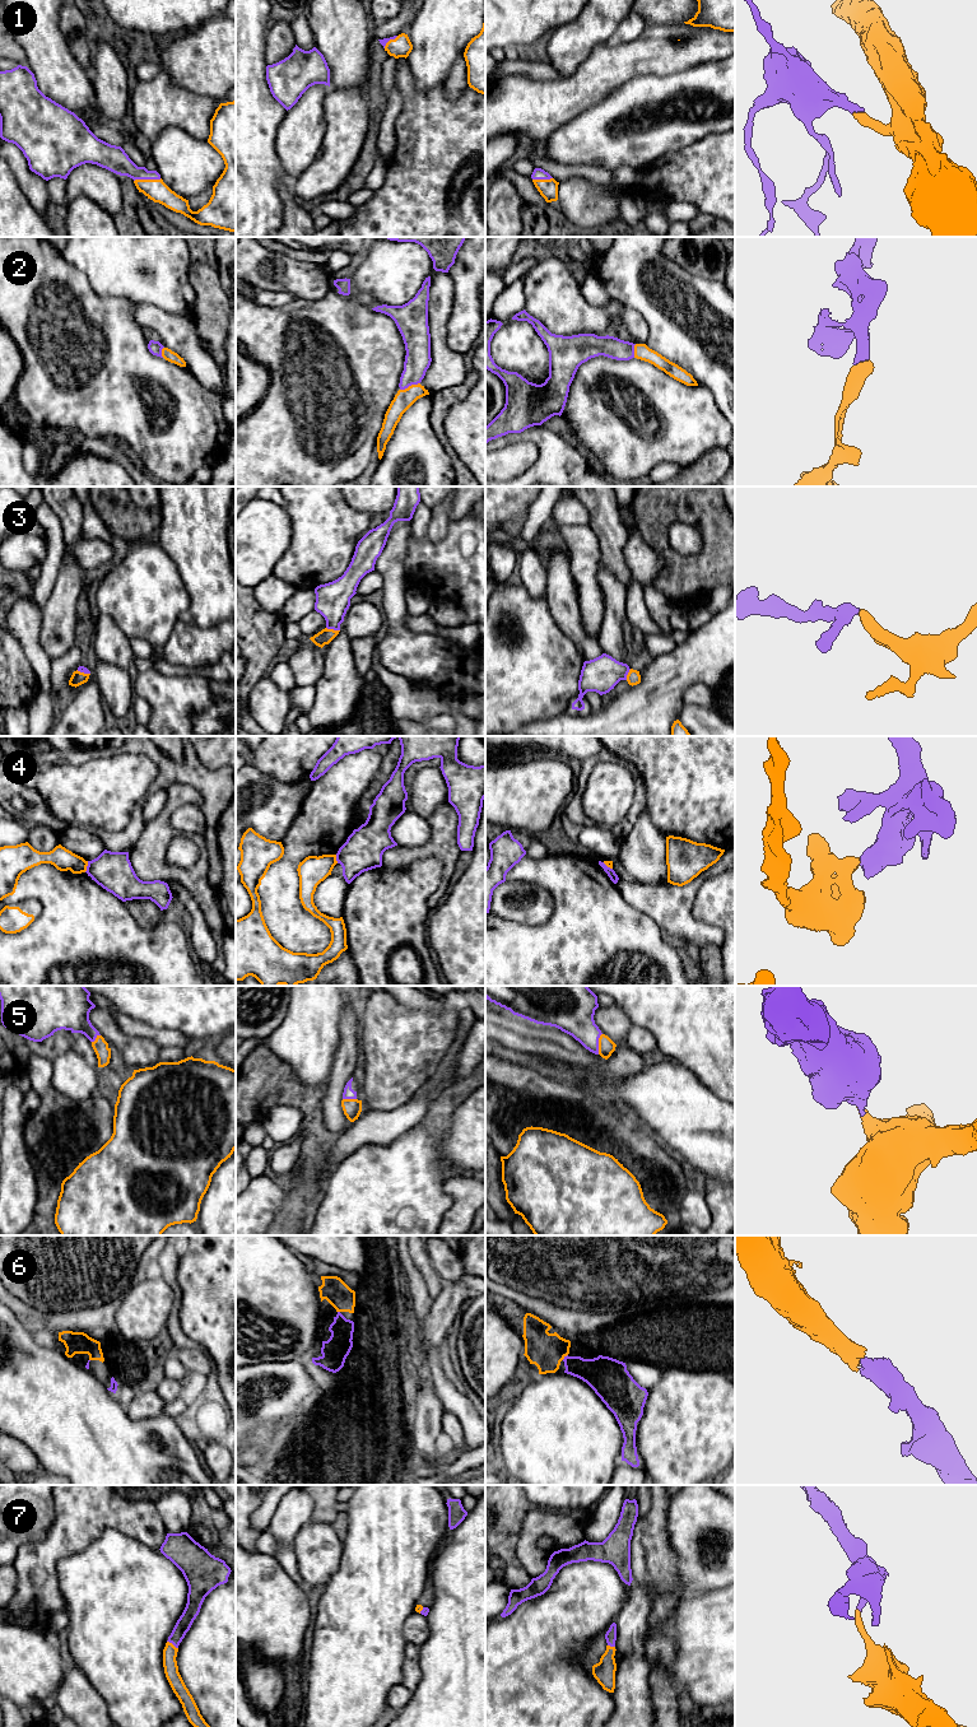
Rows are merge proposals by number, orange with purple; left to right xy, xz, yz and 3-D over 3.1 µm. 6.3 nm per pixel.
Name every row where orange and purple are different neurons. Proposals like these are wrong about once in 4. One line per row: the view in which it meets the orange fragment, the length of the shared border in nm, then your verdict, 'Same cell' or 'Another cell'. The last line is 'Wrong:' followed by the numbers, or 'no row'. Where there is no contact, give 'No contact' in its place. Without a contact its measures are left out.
1: Touches orange in xy. Shared border 180 nm. Same cell
2: Touches orange in xz. Shared border 140 nm. Same cell
3: Touches orange in xz. Shared border 90 nm. Same cell
4: Touches orange in xy. Shared border 80 nm. Another cell
5: Touches orange in yz. Shared border 140 nm. Same cell
6: Touches orange in yz. Shared border 50 nm. Same cell
7: Touches orange in xy. Shared border 90 nm. Same cell
Wrong: 4

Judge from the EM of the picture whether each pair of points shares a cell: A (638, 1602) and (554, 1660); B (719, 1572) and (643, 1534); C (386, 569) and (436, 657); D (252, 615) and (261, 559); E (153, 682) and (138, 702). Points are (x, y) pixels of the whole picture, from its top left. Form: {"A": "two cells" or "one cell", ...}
{"A": "two cells", "B": "two cells", "C": "one cell", "D": "two cells", "E": "two cells"}

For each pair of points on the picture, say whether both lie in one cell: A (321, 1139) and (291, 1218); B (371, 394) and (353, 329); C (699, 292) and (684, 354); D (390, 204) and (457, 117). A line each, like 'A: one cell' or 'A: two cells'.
A: one cell
B: one cell
C: one cell
D: one cell

